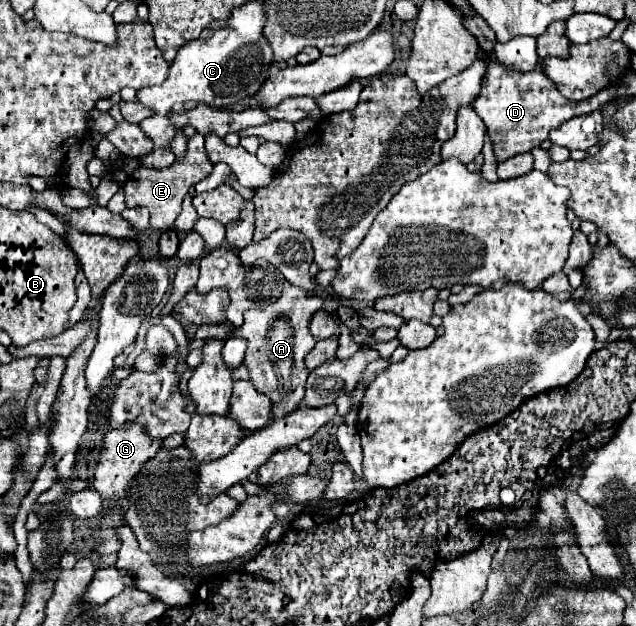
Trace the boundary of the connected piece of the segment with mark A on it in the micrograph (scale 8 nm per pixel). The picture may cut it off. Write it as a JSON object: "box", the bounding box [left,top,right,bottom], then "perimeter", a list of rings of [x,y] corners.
{"box":[233,286,325,420],"perimeter":[[[289,286],[275,304],[247,310],[243,314],[243,326],[233,332],[233,336],[247,340],[245,366],[249,370],[249,380],[257,392],[265,394],[273,402],[273,420],[281,420],[285,418],[285,414],[291,414],[303,400],[305,380],[309,374],[303,366],[303,358],[315,346],[307,324],[311,314],[323,304],[325,298],[307,296],[301,288]]]}

